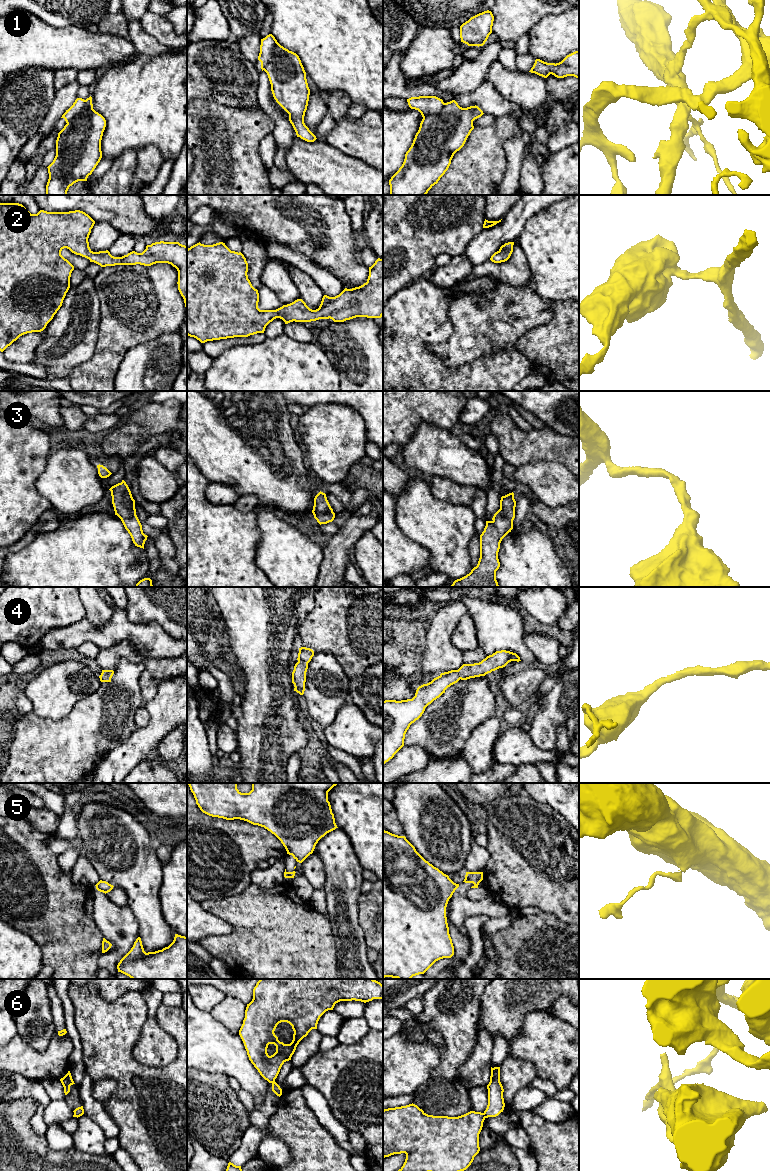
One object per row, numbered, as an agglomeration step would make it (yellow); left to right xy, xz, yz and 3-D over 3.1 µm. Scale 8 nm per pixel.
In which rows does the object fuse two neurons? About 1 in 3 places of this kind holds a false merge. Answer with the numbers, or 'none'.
1, 5, 6

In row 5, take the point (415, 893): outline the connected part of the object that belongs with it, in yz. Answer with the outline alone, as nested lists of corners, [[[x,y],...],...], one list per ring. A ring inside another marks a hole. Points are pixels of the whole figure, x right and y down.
[[[383,830],[383,978],[411,979],[424,974],[436,961],[454,955],[446,907],[457,885],[426,861],[405,836]]]

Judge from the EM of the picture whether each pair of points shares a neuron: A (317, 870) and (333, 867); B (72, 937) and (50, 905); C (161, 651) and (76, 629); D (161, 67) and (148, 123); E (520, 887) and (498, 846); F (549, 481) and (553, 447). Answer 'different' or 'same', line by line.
A: different
B: same
C: same
D: same
E: same
F: different

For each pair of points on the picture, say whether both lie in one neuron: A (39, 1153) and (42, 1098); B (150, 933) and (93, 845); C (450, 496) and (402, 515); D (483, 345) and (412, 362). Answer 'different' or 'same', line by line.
A: different
B: same
C: different
D: different

